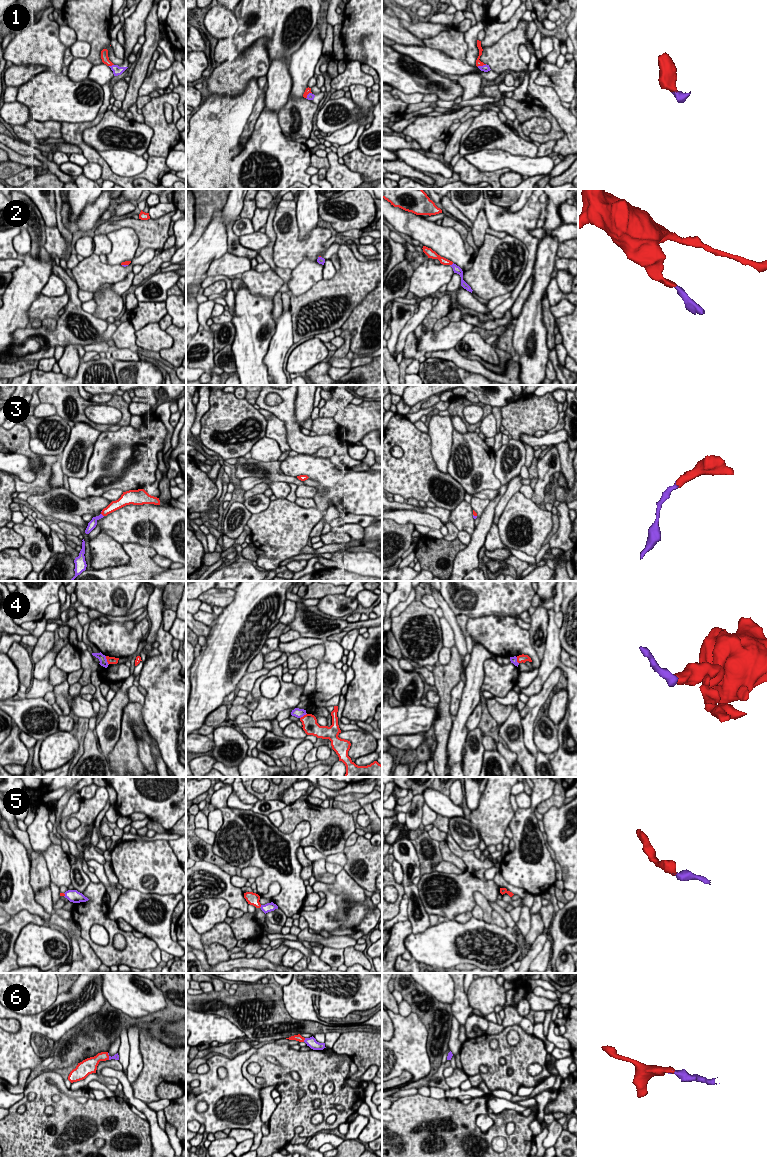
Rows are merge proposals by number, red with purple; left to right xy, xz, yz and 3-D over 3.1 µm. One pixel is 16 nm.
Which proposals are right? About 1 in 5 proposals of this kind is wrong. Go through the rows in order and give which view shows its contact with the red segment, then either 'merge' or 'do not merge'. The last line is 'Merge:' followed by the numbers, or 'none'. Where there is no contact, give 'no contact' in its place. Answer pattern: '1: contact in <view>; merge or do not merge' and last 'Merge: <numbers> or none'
1: contact in yz; merge
2: contact in yz; merge
3: contact in xy; merge
4: contact in xy; do not merge
5: contact in xz; merge
6: contact in xz; merge
Merge: 1, 2, 3, 5, 6

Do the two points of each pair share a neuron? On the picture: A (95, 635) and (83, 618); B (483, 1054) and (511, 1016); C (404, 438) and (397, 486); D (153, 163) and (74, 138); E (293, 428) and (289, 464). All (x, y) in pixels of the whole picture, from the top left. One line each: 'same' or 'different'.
A: different
B: different
C: same
D: same
E: different

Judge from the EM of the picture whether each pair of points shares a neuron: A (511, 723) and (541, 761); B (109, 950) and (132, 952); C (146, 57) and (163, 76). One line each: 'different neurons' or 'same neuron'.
A: different neurons
B: same neuron
C: different neurons

